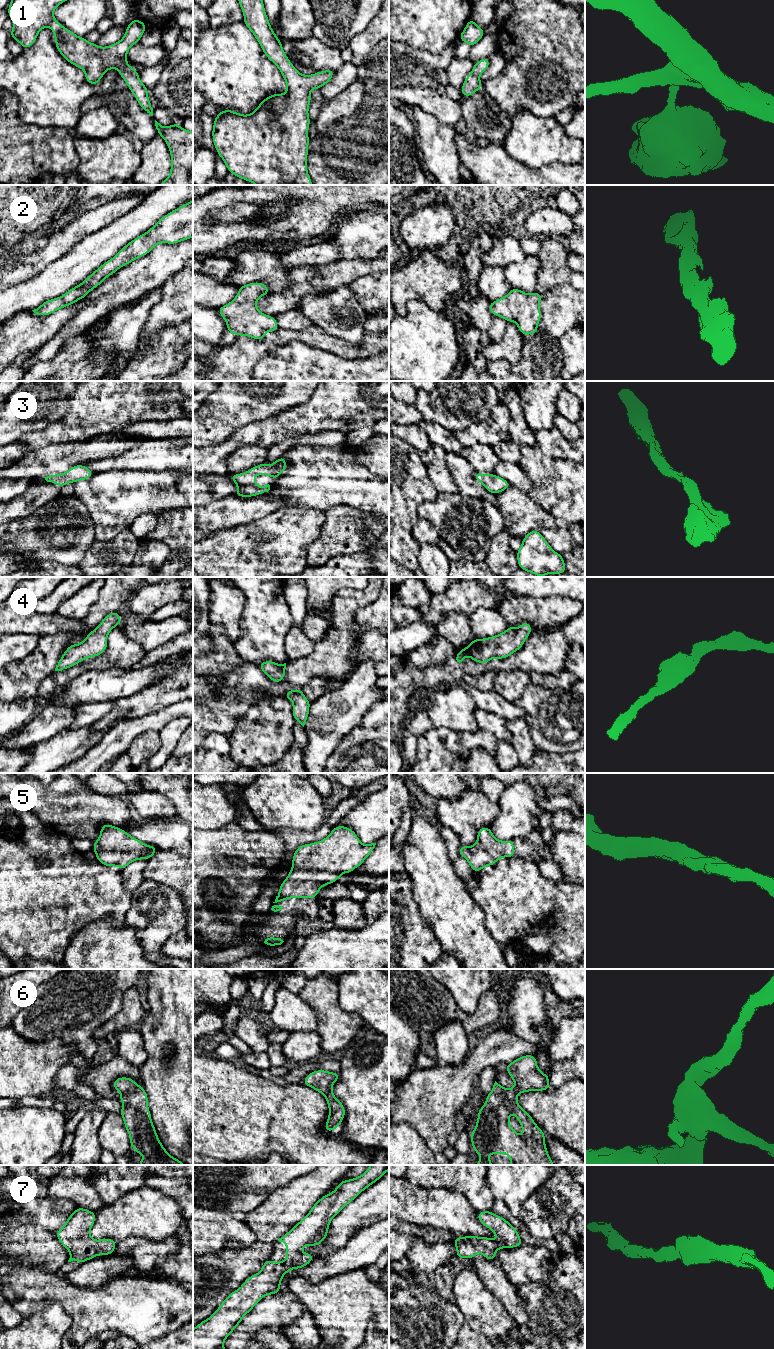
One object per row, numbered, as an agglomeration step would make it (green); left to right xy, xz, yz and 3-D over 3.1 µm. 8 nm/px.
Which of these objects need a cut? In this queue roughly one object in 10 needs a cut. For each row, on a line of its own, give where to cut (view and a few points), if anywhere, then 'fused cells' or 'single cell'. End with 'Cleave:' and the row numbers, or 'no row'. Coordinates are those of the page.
1: no cut | single cell
2: no cut | single cell
3: no cut | single cell
4: no cut | single cell
5: no cut | single cell
6: no cut | single cell
7: no cut | single cell
Cleave: no row

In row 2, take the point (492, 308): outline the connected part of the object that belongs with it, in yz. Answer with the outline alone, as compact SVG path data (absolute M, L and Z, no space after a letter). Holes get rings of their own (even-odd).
M511 288L505 297L490 302L489 311L507 322L515 322L522 335L536 334L541 319L539 303L542 297L543 295L536 291L527 294Z

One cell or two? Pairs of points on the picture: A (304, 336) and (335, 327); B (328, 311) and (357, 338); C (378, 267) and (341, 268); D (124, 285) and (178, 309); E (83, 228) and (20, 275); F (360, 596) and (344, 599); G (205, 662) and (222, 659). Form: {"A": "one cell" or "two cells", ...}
{"A": "two cells", "B": "one cell", "C": "one cell", "D": "two cells", "E": "one cell", "F": "one cell", "G": "one cell"}

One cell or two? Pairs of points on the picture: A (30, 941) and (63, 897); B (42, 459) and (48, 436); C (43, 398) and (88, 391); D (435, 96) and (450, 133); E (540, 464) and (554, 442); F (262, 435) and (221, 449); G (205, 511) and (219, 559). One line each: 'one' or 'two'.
A: one
B: two
C: two
D: two
E: two
F: one
G: two

